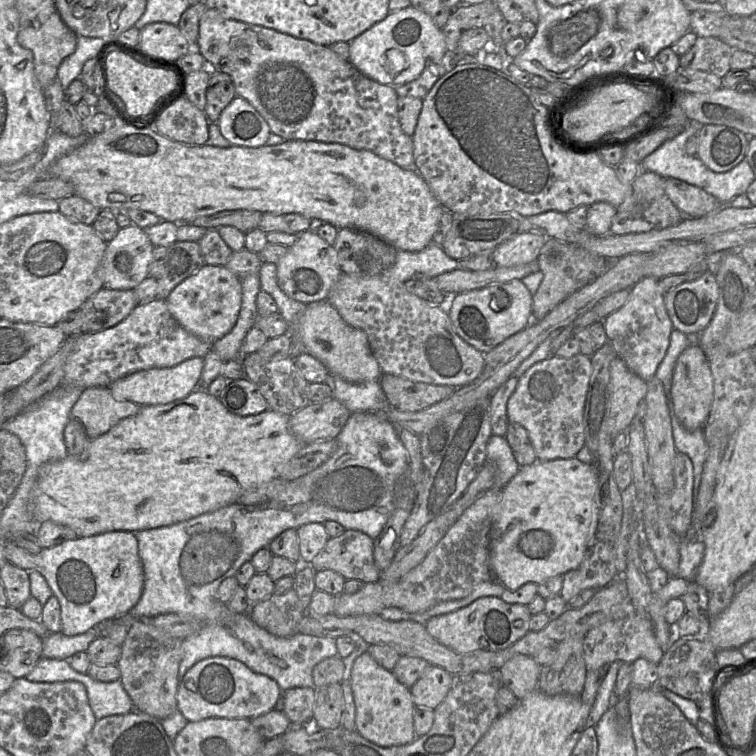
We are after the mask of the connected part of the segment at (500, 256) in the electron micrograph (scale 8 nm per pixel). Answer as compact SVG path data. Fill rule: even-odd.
M518 233L508 240L502 242L493 250L493 260L496 266L513 267L521 264L534 262L538 259L540 251L547 241L547 237L542 233Z

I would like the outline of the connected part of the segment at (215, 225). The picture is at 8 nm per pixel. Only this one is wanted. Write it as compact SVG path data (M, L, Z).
M228 210L211 216L204 216L191 222L194 226L207 229L218 229L222 226L233 226L243 233L258 228L263 213L250 210Z

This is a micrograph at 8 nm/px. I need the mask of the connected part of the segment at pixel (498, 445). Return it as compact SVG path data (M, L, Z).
M492 435L487 443L487 461L494 466L494 486L503 488L518 472L520 465L506 436Z

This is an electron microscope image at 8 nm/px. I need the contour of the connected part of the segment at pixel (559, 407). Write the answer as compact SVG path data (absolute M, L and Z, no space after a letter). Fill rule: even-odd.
M580 353L570 358L551 355L549 358L535 363L519 377L516 390L508 400L508 420L526 428L537 460L573 458L584 446L584 406L591 374L591 357Z

